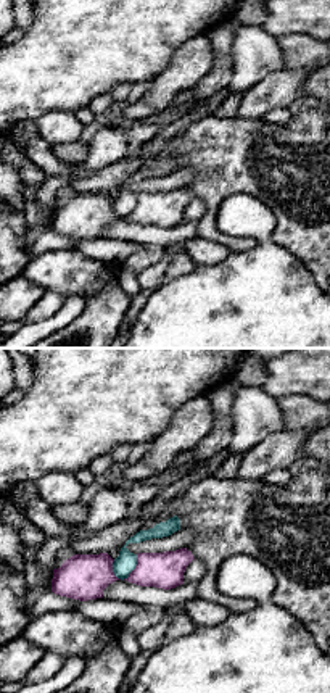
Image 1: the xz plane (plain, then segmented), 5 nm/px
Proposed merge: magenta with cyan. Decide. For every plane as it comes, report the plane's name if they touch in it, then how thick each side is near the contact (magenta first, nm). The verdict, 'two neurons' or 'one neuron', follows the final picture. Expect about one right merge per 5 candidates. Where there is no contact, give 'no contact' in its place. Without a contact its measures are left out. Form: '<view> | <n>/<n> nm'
xz | 180/100 nm

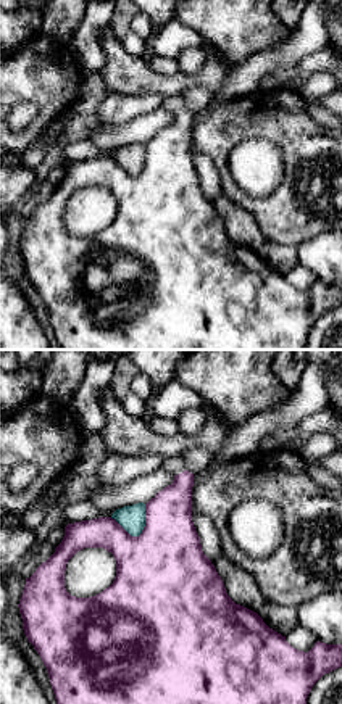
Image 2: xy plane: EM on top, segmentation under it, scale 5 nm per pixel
xy | 460/130 nm

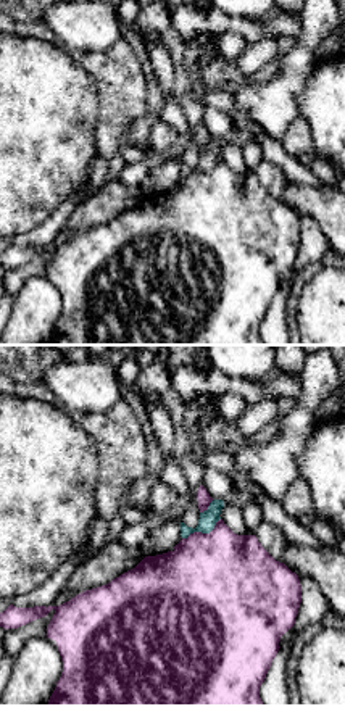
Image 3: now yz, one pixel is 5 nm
yz | 480/90 nm

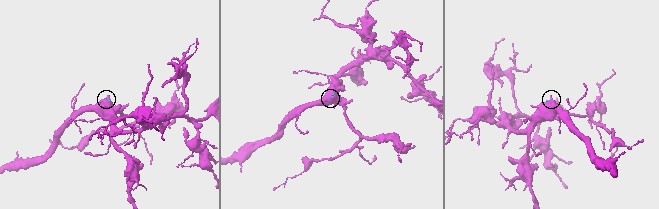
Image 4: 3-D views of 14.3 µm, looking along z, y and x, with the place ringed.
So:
two neurons

